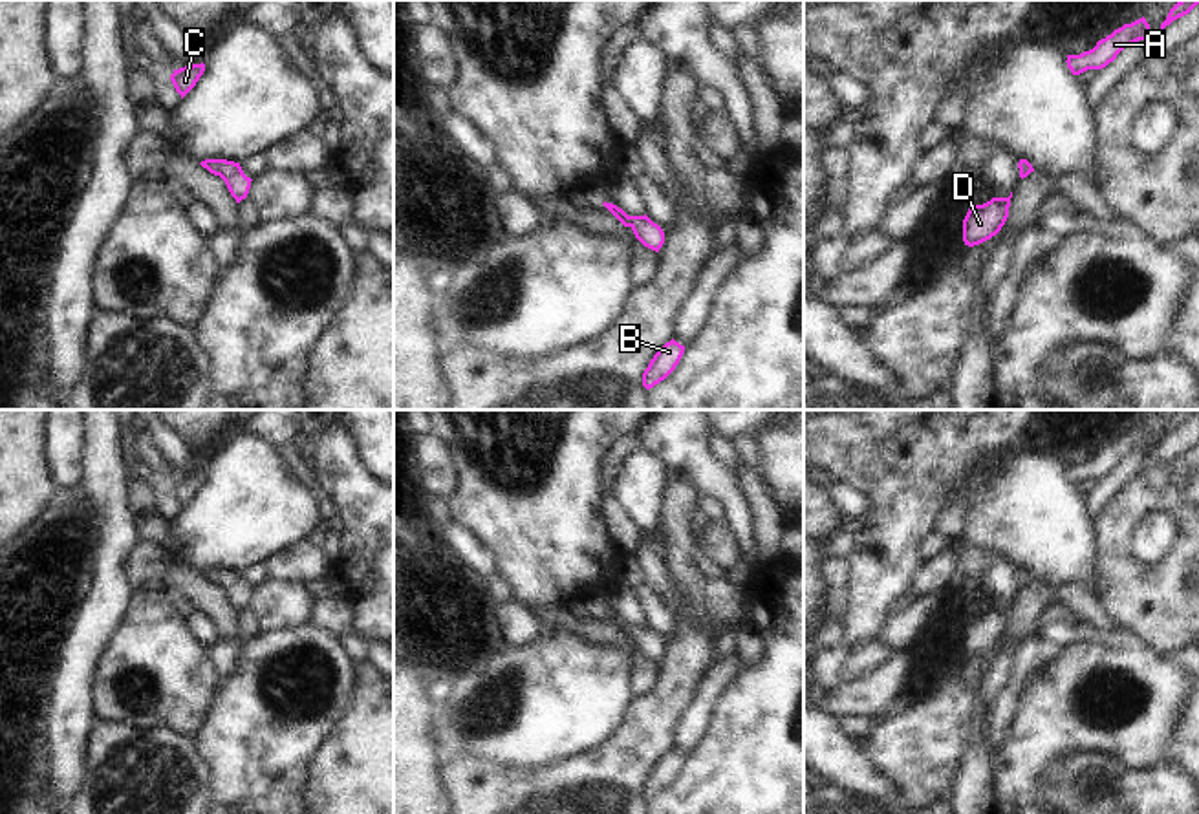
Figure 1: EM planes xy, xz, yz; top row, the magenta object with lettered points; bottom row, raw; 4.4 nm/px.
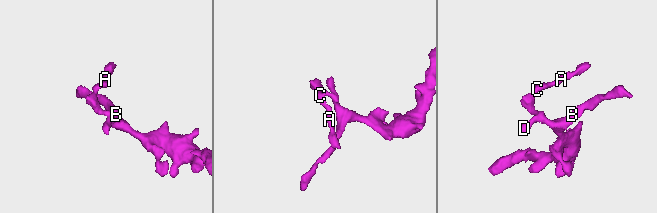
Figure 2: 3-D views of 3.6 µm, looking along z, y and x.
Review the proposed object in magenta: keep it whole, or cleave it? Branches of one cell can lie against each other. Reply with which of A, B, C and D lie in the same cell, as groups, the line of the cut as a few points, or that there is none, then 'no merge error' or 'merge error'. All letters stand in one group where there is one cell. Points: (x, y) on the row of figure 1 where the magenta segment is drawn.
A B C D; no cut; no merge error

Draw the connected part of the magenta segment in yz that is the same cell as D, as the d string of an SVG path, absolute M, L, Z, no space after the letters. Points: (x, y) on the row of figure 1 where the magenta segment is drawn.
M992 198L983 205L968 209L963 220L963 241L968 247L979 245L996 236L1009 218L1010 198Z

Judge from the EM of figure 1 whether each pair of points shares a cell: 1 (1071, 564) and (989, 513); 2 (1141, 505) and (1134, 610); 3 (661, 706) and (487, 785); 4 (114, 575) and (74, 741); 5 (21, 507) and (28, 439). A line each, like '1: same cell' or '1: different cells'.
1: same cell
2: same cell
3: same cell
4: same cell
5: same cell

